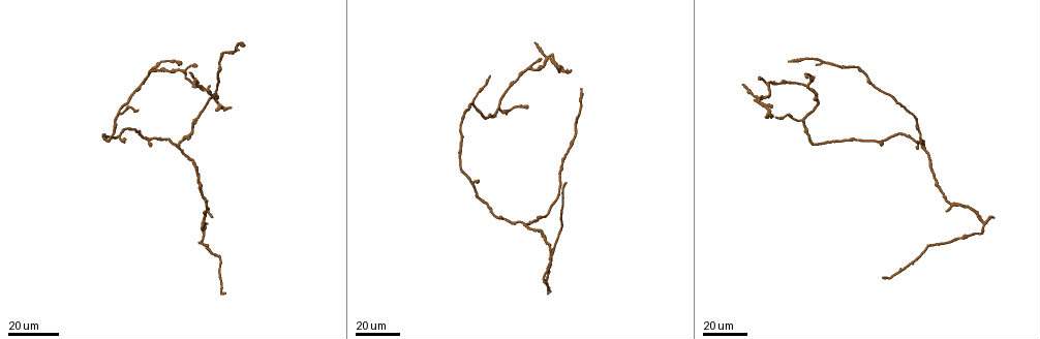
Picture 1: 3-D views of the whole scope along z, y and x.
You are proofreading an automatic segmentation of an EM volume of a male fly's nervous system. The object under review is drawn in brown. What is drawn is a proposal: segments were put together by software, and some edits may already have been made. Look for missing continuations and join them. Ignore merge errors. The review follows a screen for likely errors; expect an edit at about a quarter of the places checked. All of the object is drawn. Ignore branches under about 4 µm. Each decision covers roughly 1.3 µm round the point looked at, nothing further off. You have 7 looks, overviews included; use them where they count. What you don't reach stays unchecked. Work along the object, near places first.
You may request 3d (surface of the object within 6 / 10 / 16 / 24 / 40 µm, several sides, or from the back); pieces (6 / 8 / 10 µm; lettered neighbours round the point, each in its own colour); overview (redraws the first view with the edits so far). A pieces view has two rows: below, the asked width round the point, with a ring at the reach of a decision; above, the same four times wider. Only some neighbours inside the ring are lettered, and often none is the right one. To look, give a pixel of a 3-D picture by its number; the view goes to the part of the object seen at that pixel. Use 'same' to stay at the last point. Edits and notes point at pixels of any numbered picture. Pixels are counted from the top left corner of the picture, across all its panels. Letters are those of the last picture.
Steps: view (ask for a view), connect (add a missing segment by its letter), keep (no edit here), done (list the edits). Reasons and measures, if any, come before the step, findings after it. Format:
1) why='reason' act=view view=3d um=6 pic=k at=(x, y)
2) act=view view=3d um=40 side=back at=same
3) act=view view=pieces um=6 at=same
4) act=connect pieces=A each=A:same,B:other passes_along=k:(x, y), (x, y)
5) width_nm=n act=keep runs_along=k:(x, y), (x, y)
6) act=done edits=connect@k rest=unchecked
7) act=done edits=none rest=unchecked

why='branch stops here' act=view view=3d um=40 pic=1 at=(770, 107)

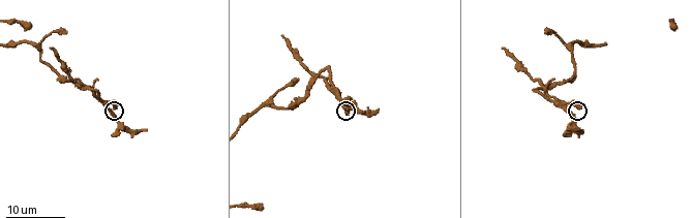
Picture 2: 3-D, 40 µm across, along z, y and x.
act=view view=pieces um=6 pic=2 at=(116, 108)

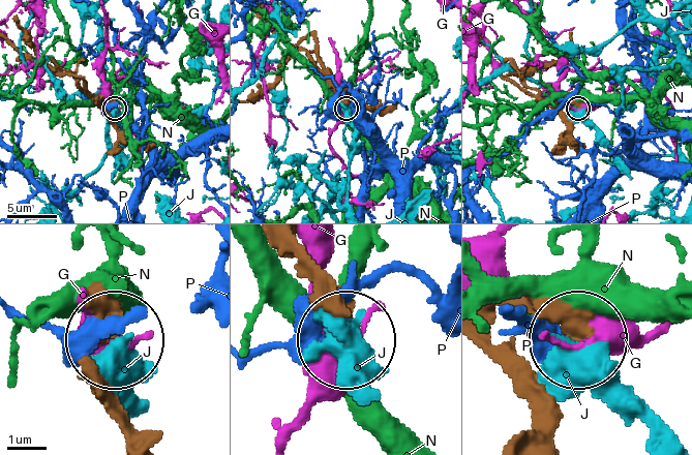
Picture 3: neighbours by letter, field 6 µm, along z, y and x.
width_nm=420 act=keep each=G:other,J:other,N:other,P:other found='no lettered segment goes on from it'

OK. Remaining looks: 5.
why='an open end' act=view view=3d um=24 pic=1 at=(243, 45)

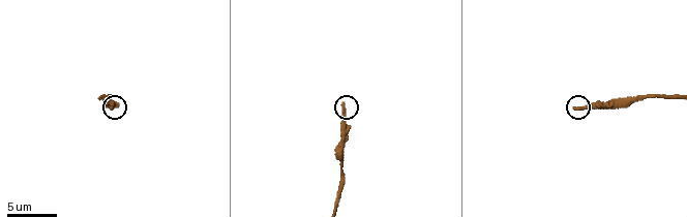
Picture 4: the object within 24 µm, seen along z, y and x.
act=view view=pieces um=6 pic=4 at=(576, 107)

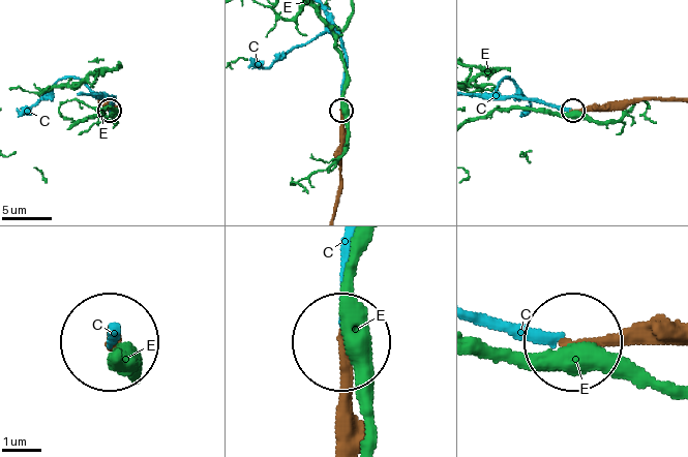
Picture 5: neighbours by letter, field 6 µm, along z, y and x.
act=connect pieces=C each=C:same,E:other passes_along=5:(341, 133), (344, 46), (327, 11) found='the cell continues'

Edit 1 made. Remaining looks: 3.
why='redraw' act=view view=overview

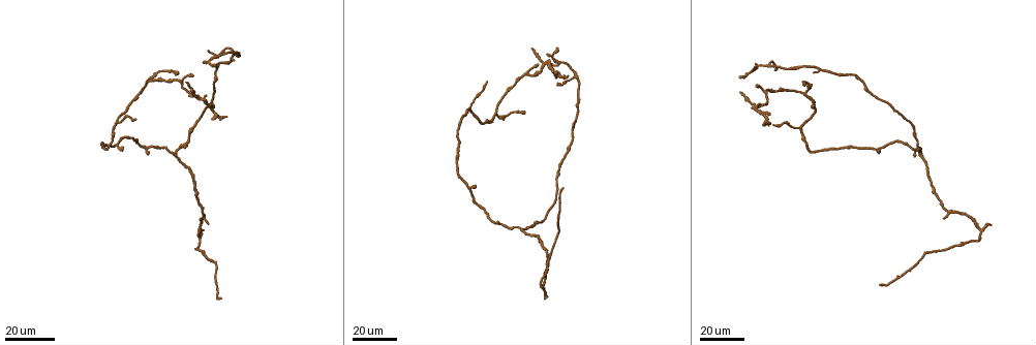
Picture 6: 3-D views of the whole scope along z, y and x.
why='free end' act=view view=3d um=24 pic=6 at=(234, 61)

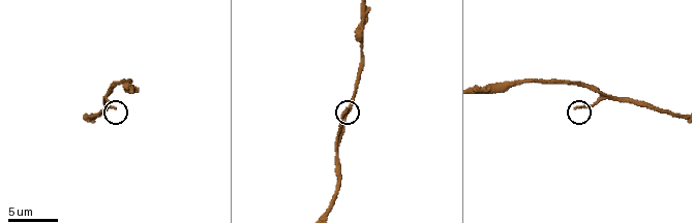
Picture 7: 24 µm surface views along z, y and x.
act=view view=pieces um=10 pic=7 at=(347, 108)

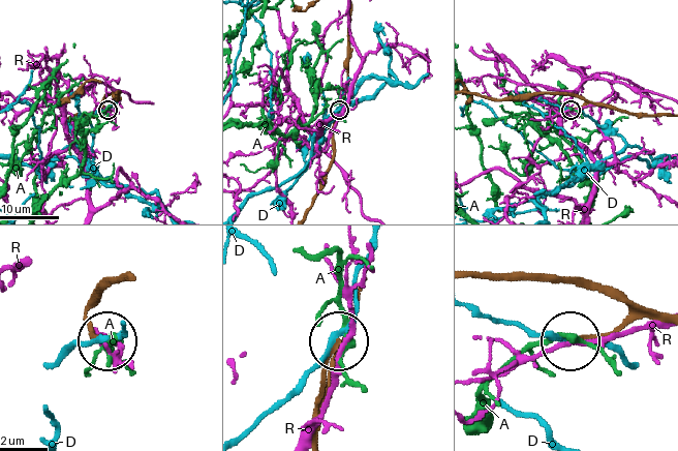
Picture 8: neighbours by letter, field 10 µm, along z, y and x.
act=keep each=A:other,D:other,R:other runs_along=8:(656, 115), (635, 115), (593, 103), (571, 109) found='none of them fits'

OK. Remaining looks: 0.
act=done edits=connect@5 rest=unchecked

